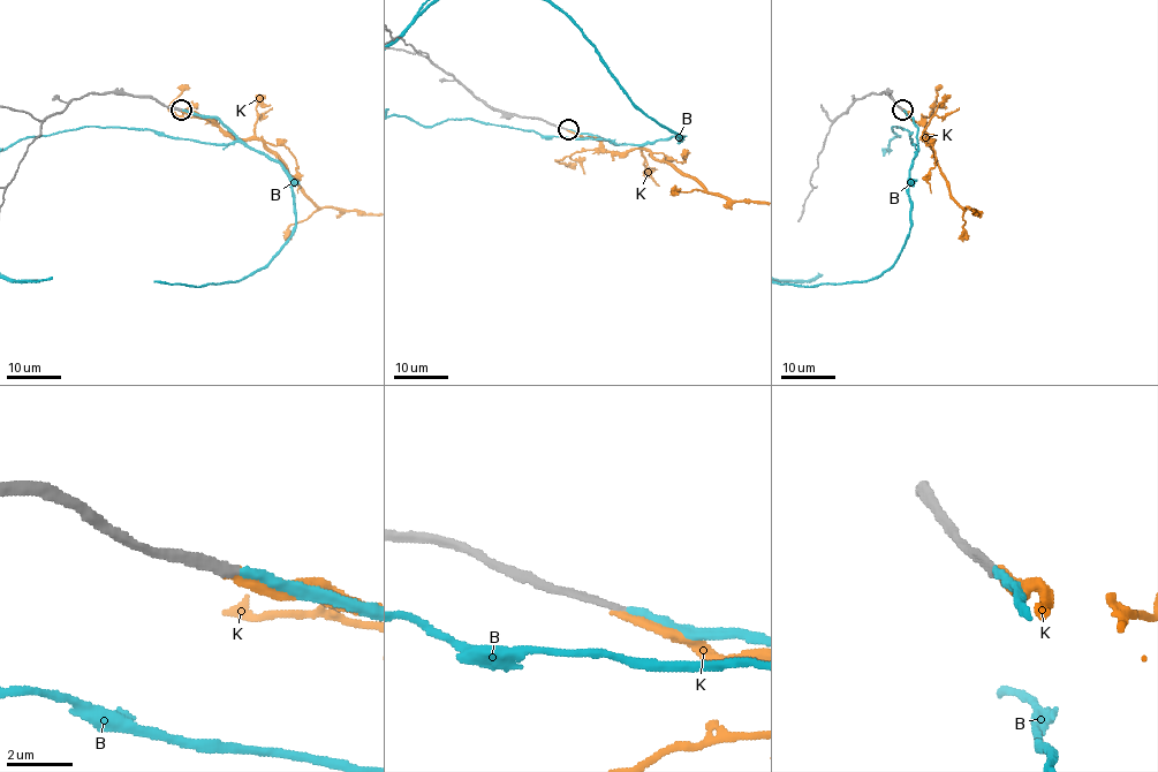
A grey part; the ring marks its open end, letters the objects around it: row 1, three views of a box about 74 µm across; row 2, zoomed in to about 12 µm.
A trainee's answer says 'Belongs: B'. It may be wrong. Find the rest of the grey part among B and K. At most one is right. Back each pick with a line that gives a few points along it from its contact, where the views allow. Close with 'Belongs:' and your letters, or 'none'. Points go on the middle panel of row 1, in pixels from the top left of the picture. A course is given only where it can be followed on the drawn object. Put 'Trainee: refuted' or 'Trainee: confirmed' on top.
Trainee: confirmed
Belongs: B

